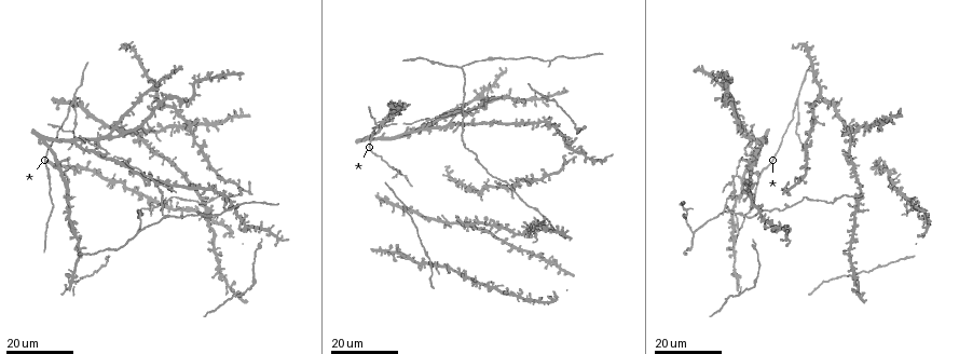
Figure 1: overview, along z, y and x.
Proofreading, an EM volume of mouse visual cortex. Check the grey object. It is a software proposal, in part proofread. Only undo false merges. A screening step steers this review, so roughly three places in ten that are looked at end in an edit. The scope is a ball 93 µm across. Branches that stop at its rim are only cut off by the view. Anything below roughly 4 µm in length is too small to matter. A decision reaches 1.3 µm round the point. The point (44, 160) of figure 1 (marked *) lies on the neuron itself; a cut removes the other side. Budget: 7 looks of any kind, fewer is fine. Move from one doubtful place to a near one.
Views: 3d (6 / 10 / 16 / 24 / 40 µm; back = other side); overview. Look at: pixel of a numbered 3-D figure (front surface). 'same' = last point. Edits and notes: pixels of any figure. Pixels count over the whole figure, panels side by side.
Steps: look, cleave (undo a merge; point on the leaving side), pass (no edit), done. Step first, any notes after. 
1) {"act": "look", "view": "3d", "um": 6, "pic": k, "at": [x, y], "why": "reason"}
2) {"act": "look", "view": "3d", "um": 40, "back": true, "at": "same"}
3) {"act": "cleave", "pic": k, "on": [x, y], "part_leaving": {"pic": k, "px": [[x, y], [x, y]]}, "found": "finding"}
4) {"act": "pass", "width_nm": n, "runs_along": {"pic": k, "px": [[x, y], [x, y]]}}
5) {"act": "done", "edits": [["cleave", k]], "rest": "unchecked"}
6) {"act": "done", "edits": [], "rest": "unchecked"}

{"act": "look", "view": "3d", "um": 24, "pic": 1, "at": [731, 179], "why": "two arms in line, one across"}

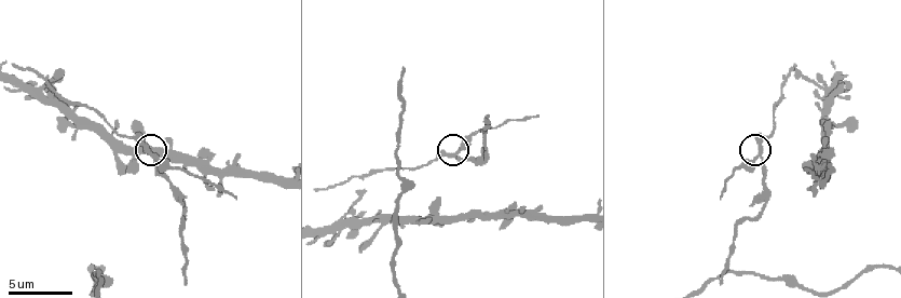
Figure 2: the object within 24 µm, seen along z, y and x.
{"act": "look", "view": "3d", "um": 6, "pic": 2, "at": [155, 157]}

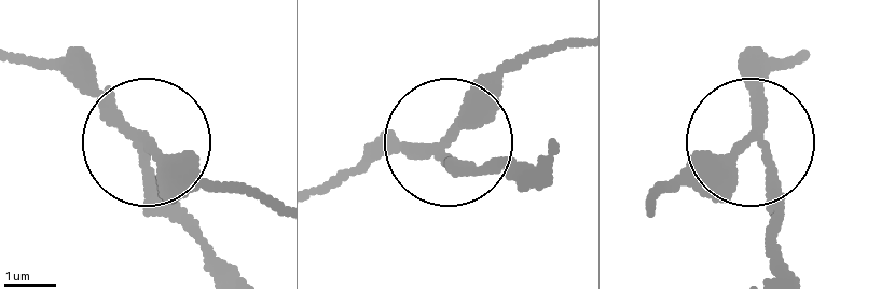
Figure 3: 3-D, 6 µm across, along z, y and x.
{"act": "cleave", "pic": 3, "on": [147, 208], "width_nm": 200, "part_leaving": {"pic": 3, "px": [[135, 139], [211, 263]]}, "found": "two neurons meet here"}

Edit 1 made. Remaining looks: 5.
{"act": "look", "view": "3d", "um": 6, "pic": 2, "at": [117, 153]}

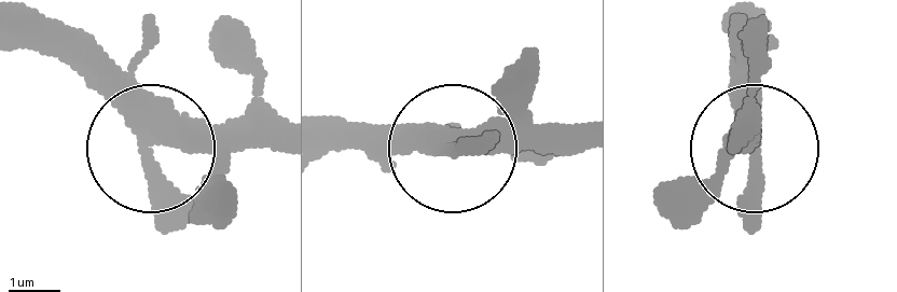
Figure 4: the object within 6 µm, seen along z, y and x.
{"act": "look", "view": "3d", "um": 6, "back": true, "pic": 4, "at": [149, 152], "why": "from behind"}

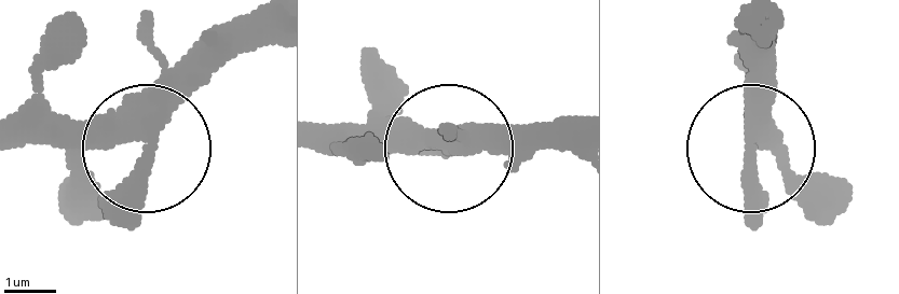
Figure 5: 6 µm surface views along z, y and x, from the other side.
{"act": "pass", "arms": 4, "found": "one neuron here"}

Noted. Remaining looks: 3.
{"act": "look", "view": "3d", "um": 16, "pic": 1, "at": [431, 119], "why": "four arms meet"}

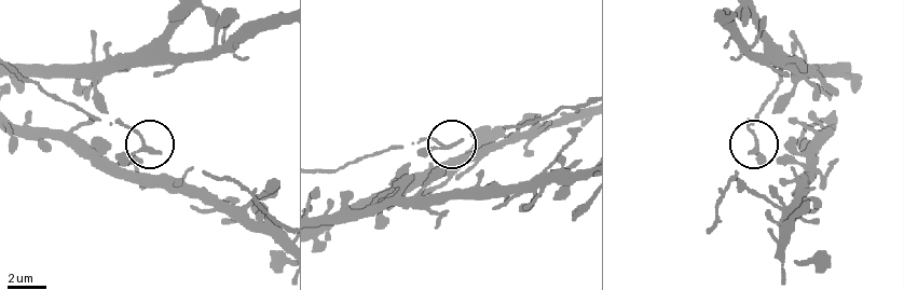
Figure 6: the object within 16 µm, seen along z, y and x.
{"act": "look", "view": "3d", "um": 10, "pic": 6, "at": [437, 148]}

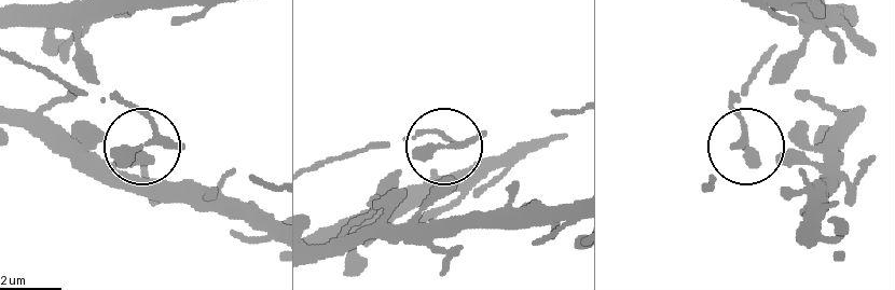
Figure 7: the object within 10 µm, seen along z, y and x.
{"act": "pass", "runs_along": {"pic": 7, "px": [[314, 252], [414, 213], [453, 144], [417, 129]]}, "found": "continuous, no second neuron"}

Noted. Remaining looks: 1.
{"act": "look", "view": "3d", "um": 10, "pic": 2, "at": [43, 87], "why": "thin arm on a thick one"}

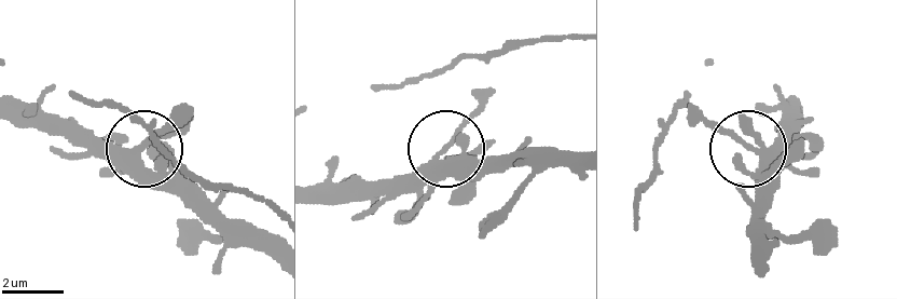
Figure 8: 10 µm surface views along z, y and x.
{"act": "pass", "arms": 3, "runs_along": {"pic": 8, "px": [[796, 100], [796, 117], [762, 147], [742, 145], [699, 111]]}, "found": "all the same neuron"}

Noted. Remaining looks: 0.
{"act": "done", "edits": [["cleave", 3]], "rest": "unchecked"}

